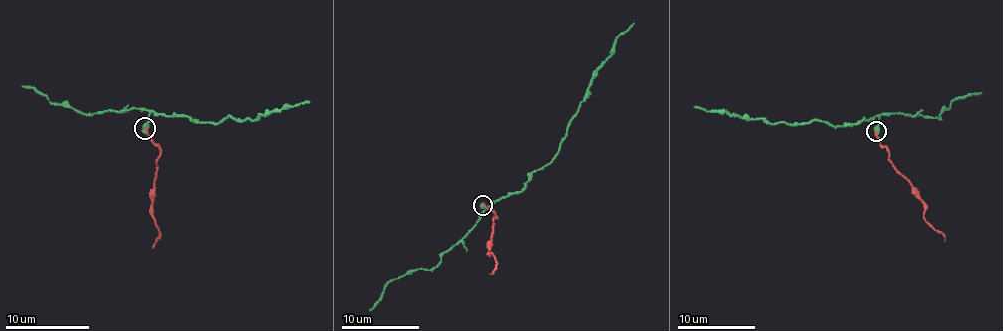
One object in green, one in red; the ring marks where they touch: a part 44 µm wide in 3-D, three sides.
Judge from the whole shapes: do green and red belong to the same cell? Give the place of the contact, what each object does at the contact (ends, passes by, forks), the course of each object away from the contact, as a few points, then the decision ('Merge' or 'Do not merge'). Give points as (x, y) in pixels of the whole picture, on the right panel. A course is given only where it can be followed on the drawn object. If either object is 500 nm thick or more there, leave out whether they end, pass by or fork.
Place: (876, 131). Course of green: (875, 131), (877, 117), (844, 125), (823, 121), (790, 125), (743, 119), (724, 111), (693, 107). Course of red: (875, 131), (879, 142), (887, 148), (891, 164), (924, 204), (924, 218), (945, 241). Do not merge

